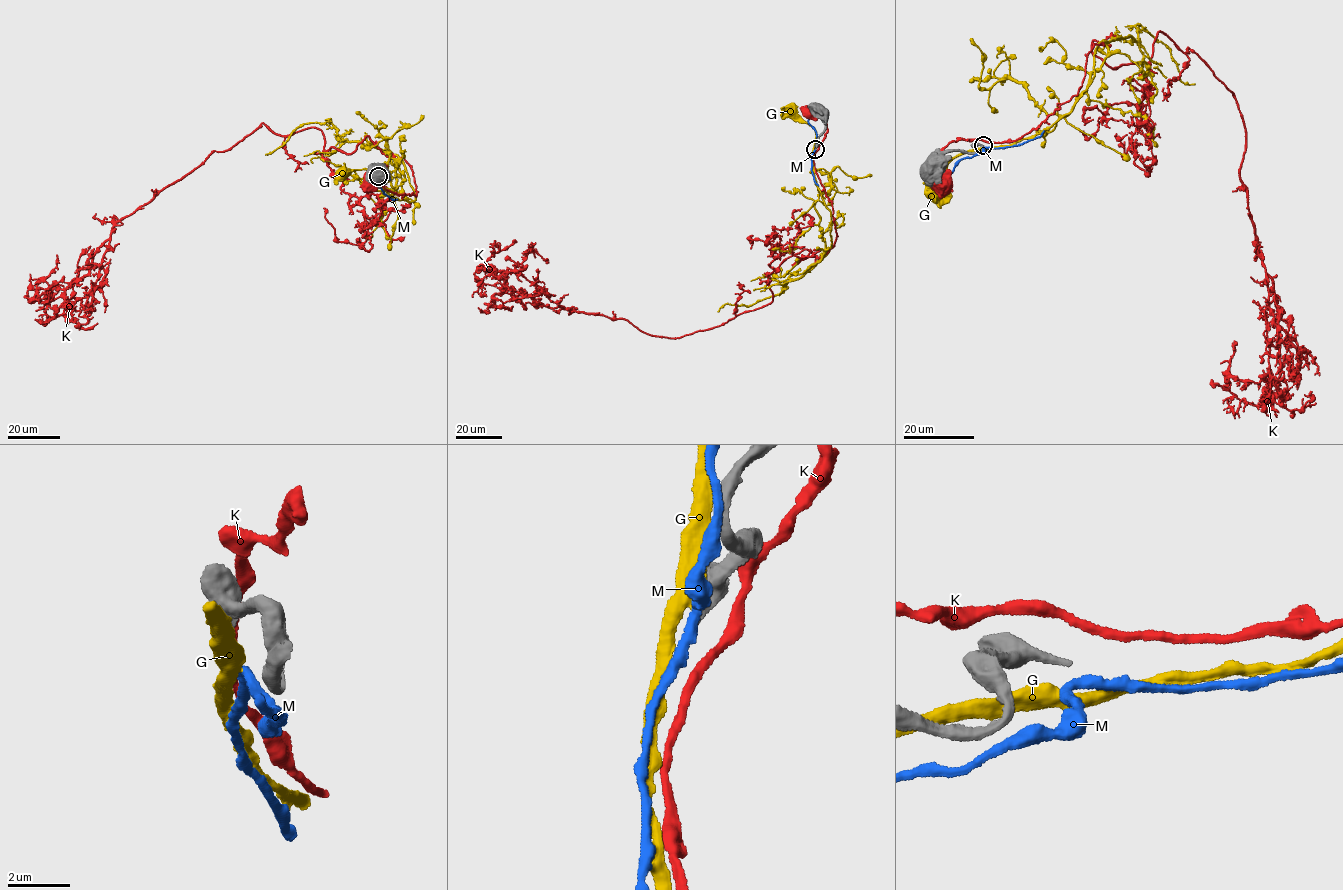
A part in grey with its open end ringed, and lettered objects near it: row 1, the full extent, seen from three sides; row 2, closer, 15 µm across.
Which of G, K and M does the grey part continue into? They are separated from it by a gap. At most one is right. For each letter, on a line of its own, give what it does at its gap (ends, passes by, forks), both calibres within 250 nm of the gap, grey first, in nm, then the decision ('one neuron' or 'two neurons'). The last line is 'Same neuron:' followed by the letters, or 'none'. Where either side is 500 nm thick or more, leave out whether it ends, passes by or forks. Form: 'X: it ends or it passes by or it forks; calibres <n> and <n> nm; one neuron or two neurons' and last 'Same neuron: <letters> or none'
G: it passes by; calibres 220 and 440 nm; two neurons
K: it passes by; calibres 220 and 280 nm; two neurons
M: it passes by; calibres 220 and 320 nm; two neurons
Same neuron: none

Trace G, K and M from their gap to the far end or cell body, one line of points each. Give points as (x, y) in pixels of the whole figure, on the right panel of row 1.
G: (986, 148), (956, 155), (935, 188)
K: (984, 142), (958, 139), (941, 148), (933, 163), (934, 173), (941, 181)
M: (983, 147), (1023, 144), (1040, 137), (1044, 131)

